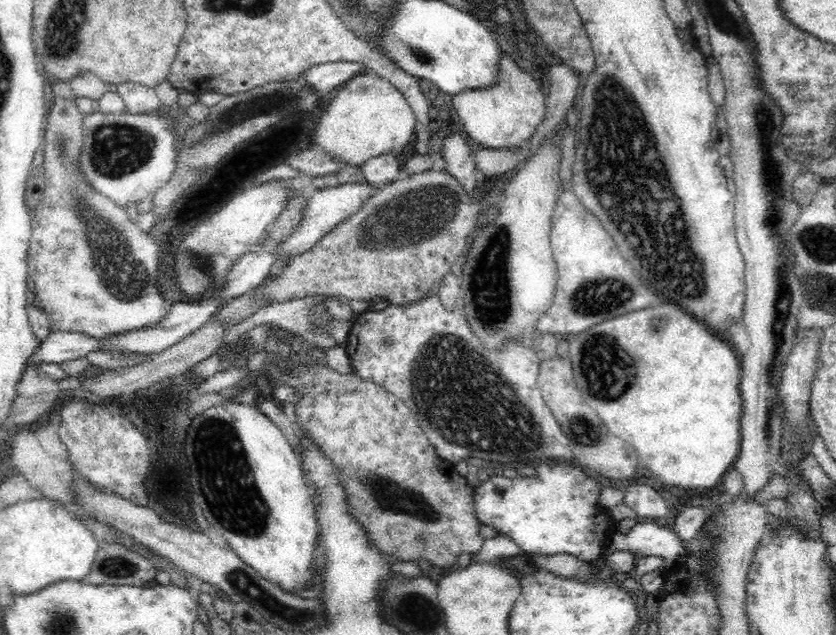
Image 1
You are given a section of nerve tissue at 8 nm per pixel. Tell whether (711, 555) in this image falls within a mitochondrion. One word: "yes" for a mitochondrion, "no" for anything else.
yes

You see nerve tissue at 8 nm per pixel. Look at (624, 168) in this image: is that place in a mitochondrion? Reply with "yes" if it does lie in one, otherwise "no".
yes

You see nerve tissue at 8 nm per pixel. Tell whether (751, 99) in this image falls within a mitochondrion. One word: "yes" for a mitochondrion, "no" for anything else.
no

